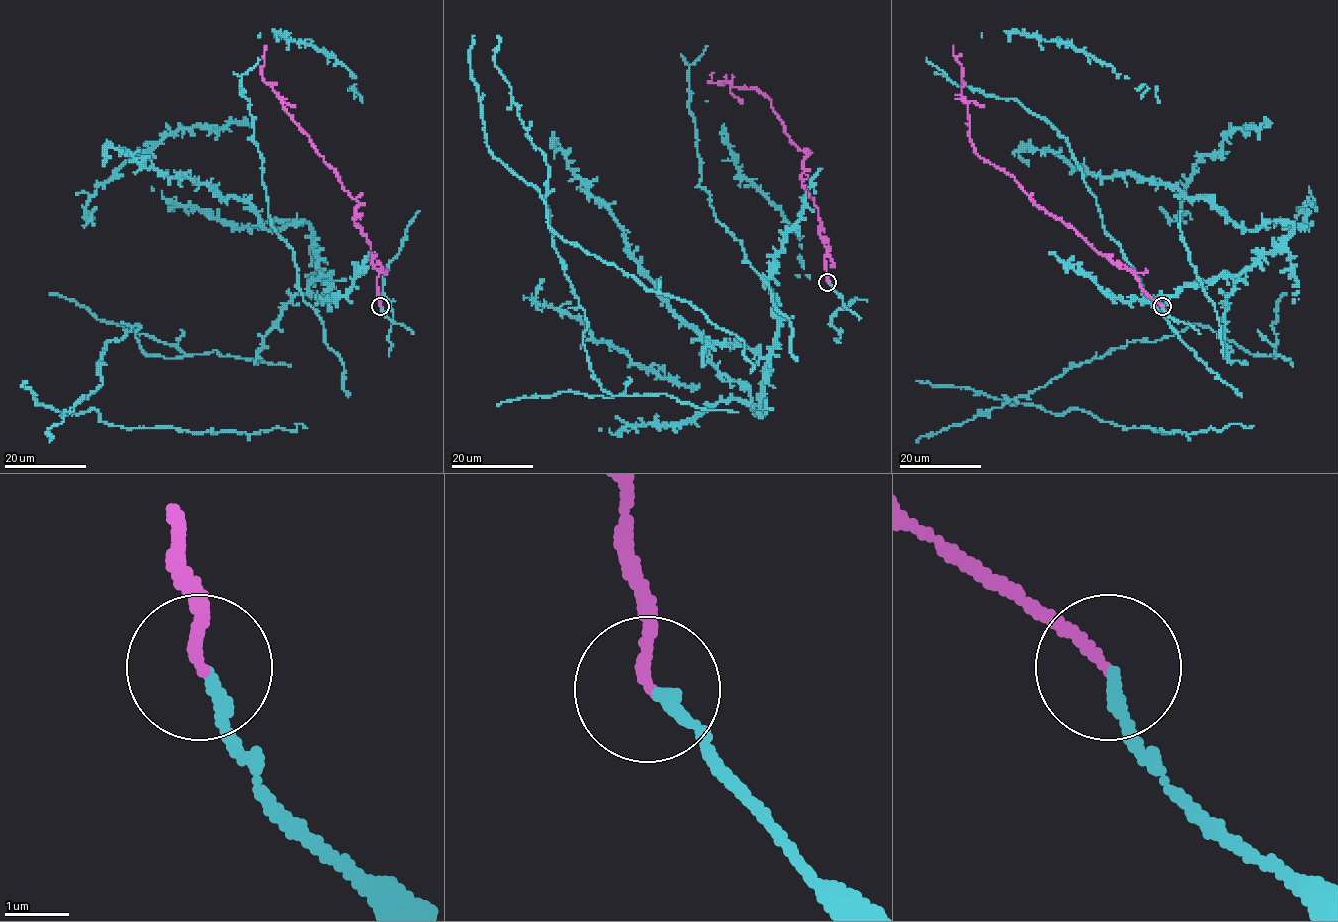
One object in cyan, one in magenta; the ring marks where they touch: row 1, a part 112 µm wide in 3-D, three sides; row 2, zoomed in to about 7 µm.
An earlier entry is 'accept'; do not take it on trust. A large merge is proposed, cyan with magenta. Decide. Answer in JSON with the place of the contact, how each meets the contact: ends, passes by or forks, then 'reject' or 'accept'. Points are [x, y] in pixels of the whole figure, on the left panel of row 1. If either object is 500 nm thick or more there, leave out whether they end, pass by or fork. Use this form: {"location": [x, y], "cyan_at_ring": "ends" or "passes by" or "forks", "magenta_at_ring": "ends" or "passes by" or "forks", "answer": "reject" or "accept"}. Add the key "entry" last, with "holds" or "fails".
{"location": [380, 306], "cyan_at_ring": "ends", "magenta_at_ring": "ends", "answer": "accept", "entry": "holds"}

